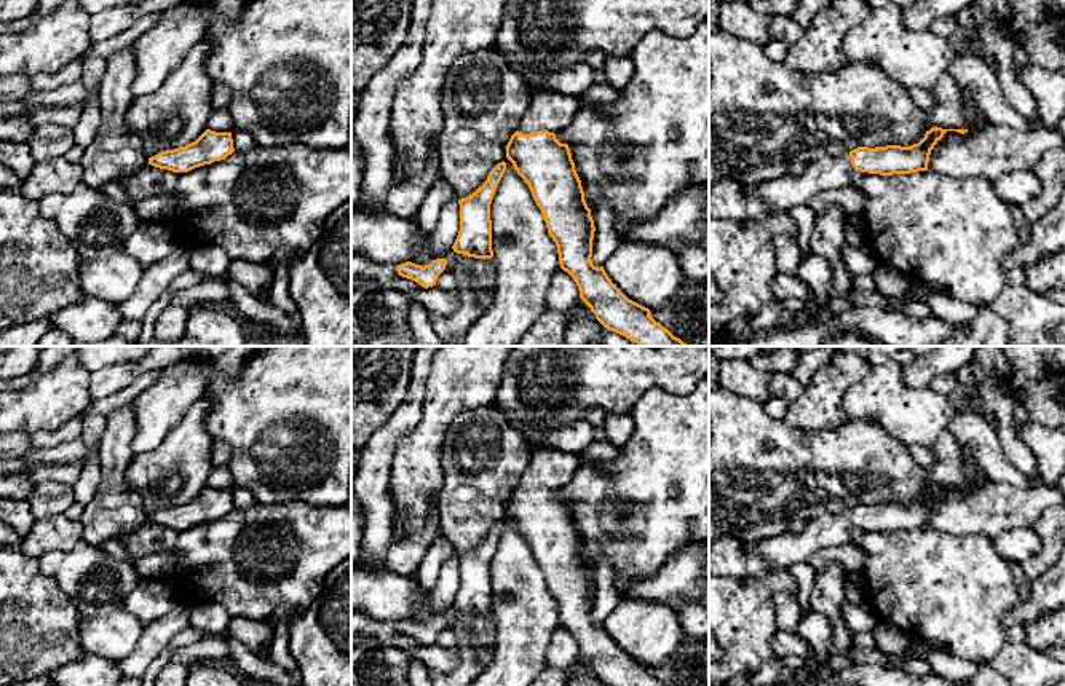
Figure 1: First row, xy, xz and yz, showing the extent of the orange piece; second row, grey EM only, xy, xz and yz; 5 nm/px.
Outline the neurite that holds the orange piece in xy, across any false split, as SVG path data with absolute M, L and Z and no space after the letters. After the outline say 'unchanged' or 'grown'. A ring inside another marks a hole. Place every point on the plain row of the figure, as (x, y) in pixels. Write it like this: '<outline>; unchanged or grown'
M206 487L195 499L148 515L148 522L172 530L188 530L195 525L225 517L233 509L232 490Z; unchanged

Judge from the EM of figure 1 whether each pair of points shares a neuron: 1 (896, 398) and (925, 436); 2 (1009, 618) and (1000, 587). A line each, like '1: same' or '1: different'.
1: same
2: different

